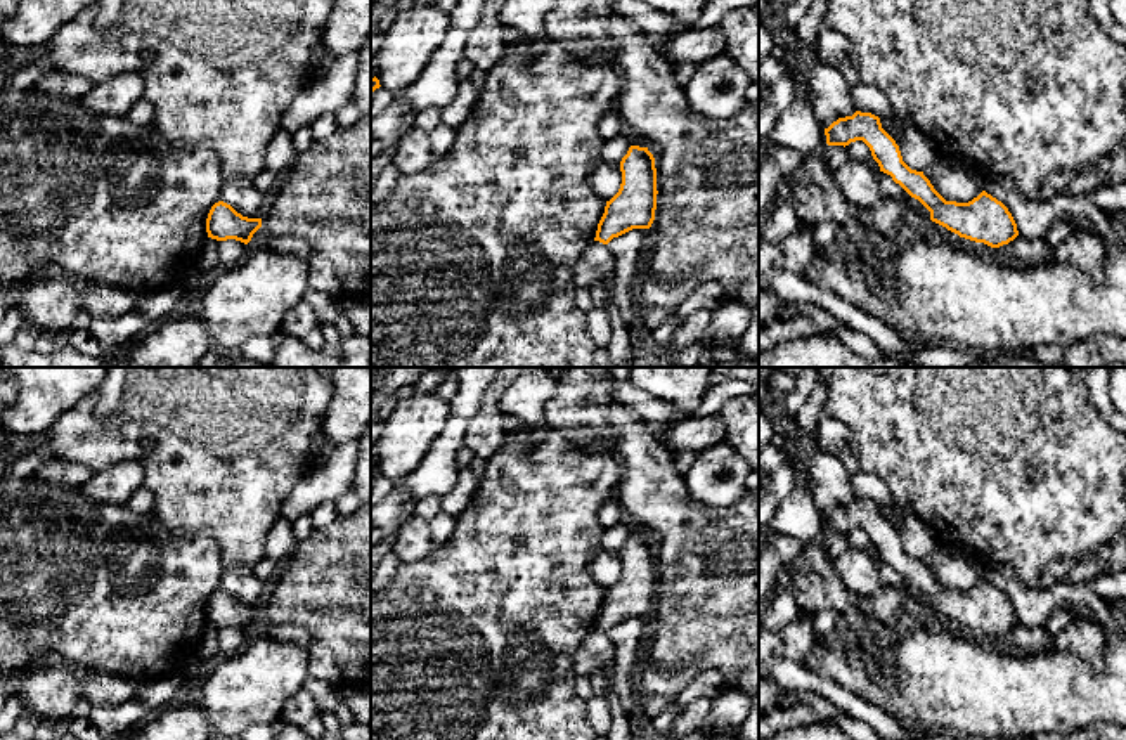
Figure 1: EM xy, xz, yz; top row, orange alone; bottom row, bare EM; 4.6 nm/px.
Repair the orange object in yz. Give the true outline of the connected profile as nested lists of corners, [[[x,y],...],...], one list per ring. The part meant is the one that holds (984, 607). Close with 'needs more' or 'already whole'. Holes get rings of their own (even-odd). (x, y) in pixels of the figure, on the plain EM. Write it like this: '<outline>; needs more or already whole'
[[[856,499],[852,504],[833,510],[825,516],[825,523],[828,534],[845,536],[851,530],[863,529],[880,560],[890,563],[911,586],[918,587],[930,600],[932,610],[960,626],[1000,636],[1019,624],[1008,596],[986,579],[968,591],[946,589],[923,560],[911,558],[903,549],[899,534],[882,516],[878,504]]]; already whole

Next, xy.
[[[223,589],[215,591],[206,607],[208,626],[217,629],[236,627],[248,633],[260,615],[262,607],[243,605]]]; already whole

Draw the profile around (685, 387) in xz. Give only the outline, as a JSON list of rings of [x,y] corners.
[[[631,367],[629,381],[693,416],[709,388],[710,367]]]

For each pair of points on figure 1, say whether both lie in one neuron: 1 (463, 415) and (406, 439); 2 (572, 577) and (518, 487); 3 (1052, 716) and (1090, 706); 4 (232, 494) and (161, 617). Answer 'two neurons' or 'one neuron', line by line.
1: two neurons
2: one neuron
3: one neuron
4: two neurons

